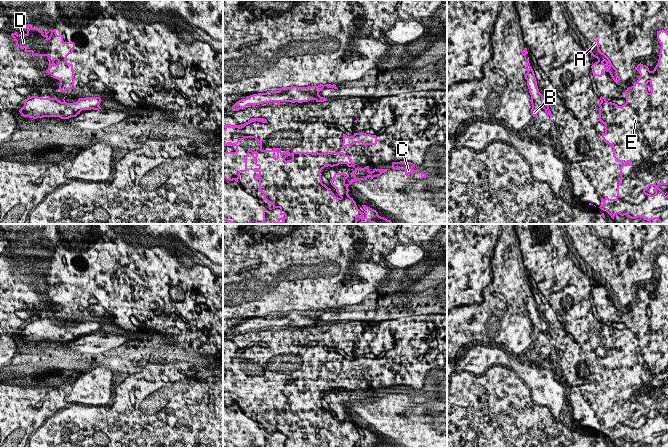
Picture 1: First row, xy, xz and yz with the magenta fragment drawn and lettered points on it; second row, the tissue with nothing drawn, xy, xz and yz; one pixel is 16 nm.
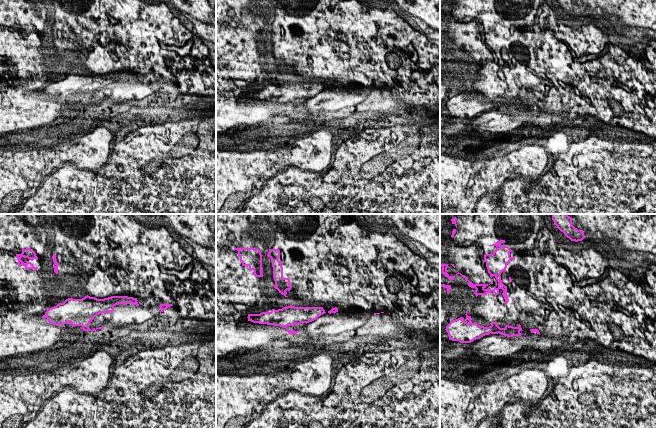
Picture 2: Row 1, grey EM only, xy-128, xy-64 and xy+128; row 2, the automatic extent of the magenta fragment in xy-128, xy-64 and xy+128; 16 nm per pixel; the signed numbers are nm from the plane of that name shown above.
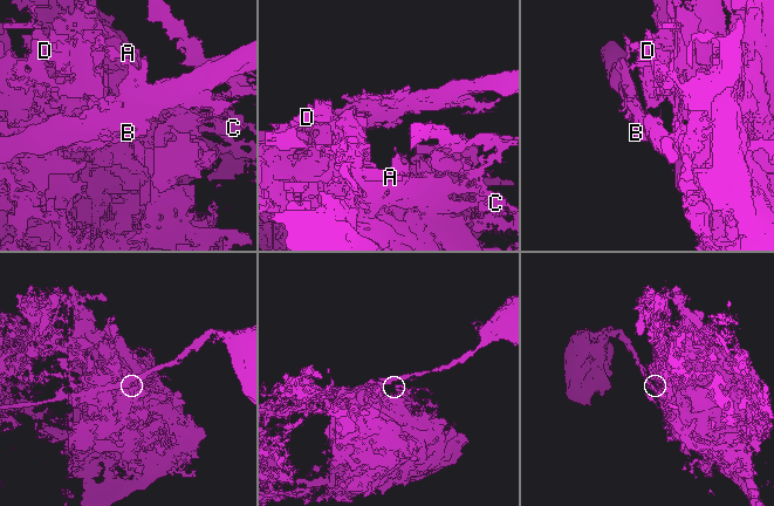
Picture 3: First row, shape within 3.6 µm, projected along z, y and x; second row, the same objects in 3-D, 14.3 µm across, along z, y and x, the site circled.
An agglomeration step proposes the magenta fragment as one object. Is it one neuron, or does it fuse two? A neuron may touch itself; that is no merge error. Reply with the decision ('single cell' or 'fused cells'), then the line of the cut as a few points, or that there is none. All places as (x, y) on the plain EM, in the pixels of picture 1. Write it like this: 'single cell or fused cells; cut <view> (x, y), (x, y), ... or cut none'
fused cells; cut xy (98, 329), (91, 332)

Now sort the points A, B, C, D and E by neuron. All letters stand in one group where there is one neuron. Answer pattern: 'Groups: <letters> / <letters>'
Groups: A C D E / B

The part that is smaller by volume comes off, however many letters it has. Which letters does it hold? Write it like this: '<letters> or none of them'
B

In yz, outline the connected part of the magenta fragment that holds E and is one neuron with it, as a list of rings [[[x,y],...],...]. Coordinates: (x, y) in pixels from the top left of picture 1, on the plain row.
[[[657,255],[657,263],[661,268],[658,287],[653,295],[648,290],[638,288],[635,291],[640,298],[633,310],[625,316],[626,327],[618,330],[608,326],[605,321],[600,321],[599,345],[605,349],[605,356],[601,357],[606,368],[613,372],[615,385],[622,386],[620,393],[620,407],[617,408],[617,419],[614,423],[608,420],[601,422],[601,434],[606,435],[612,443],[617,438],[627,439],[628,442],[643,442],[639,448],[654,448],[657,443],[660,448],[668,448],[668,419],[659,412],[660,409],[668,409],[668,256]]]

